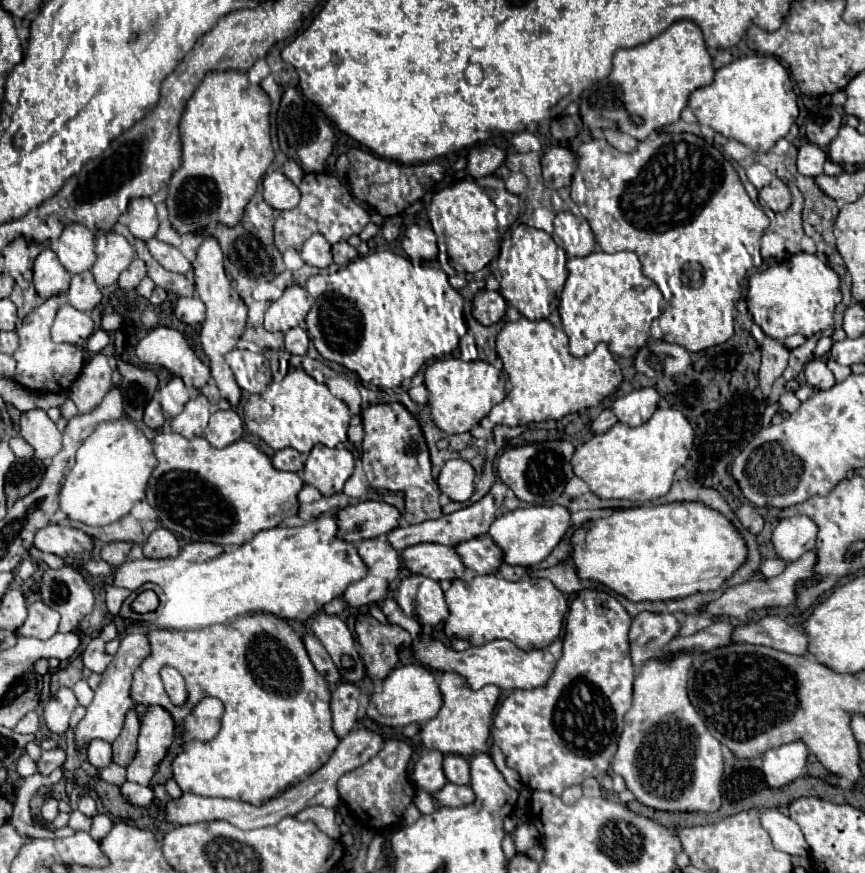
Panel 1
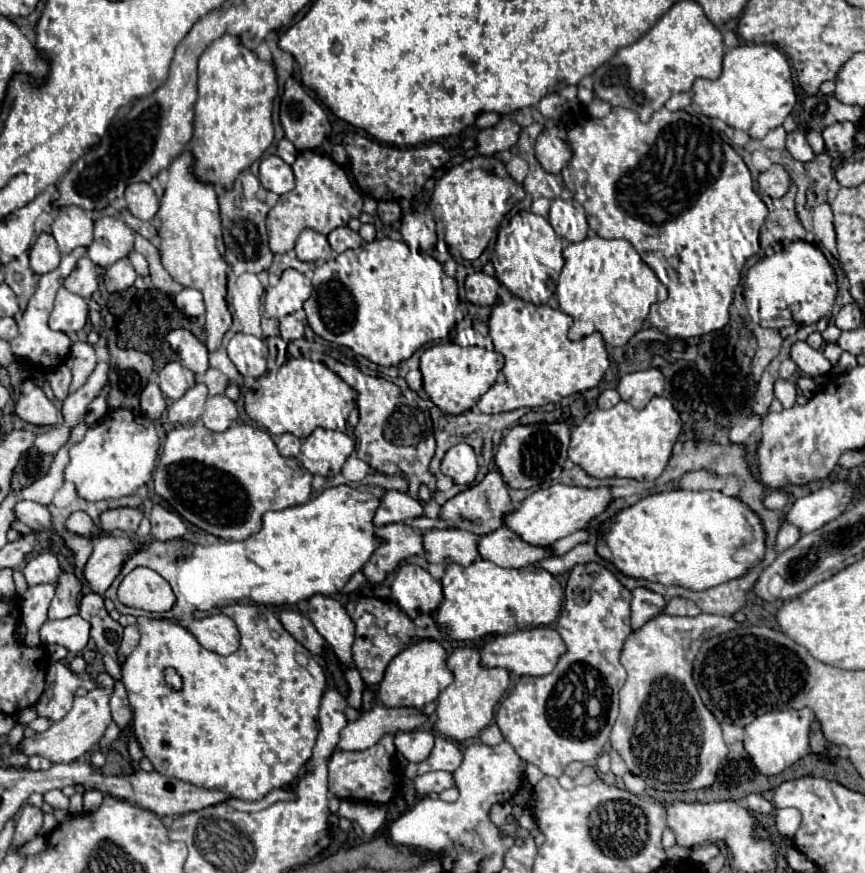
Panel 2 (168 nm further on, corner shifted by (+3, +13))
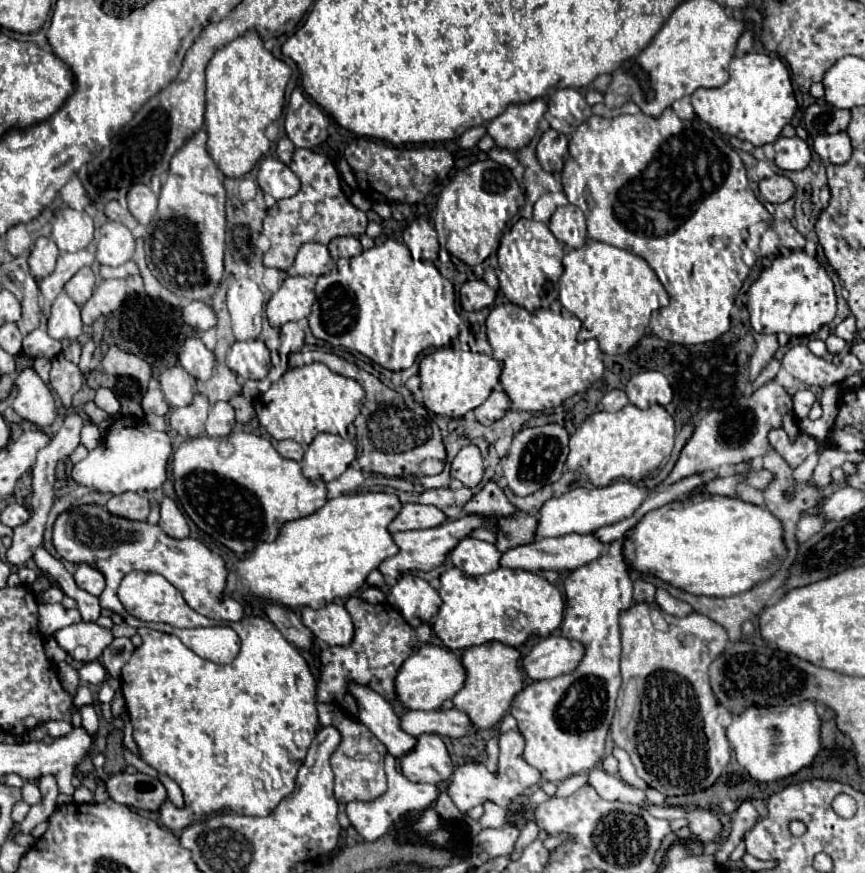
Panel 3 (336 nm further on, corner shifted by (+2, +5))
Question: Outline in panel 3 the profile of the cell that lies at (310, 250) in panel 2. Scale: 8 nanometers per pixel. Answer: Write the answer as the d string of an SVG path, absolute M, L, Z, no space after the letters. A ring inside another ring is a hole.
M305 243L295 259L295 273L297 275L325 275L333 267L333 259L325 245L321 243Z

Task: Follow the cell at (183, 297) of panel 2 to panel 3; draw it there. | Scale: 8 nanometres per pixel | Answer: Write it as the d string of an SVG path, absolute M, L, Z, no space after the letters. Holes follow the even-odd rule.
M193 301L183 309L183 321L197 331L207 331L217 325L217 315L207 303Z

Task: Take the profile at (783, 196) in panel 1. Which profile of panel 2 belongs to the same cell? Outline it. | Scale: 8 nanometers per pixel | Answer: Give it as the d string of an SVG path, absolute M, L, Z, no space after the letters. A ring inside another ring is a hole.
M772 165L768 171L758 175L760 193L770 195L772 199L786 195L788 185L790 185L790 177L788 177L788 173L786 173L786 169L782 165Z

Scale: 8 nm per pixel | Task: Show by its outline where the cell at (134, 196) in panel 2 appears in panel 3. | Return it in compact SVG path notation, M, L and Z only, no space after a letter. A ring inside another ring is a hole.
M133 185L127 193L127 205L129 205L129 211L131 215L147 225L151 223L151 219L155 217L157 213L157 195L147 187L147 185Z

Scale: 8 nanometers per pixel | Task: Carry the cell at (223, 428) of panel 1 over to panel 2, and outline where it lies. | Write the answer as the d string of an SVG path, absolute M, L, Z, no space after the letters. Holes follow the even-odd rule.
M226 395L208 397L202 423L210 431L226 431L230 425L236 423L236 419L238 419L238 409L232 399L228 399Z

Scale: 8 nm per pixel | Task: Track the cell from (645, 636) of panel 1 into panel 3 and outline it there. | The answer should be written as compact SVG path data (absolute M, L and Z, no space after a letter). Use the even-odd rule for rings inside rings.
M637 579L633 585L633 601L655 601L655 585L645 581L645 579Z

